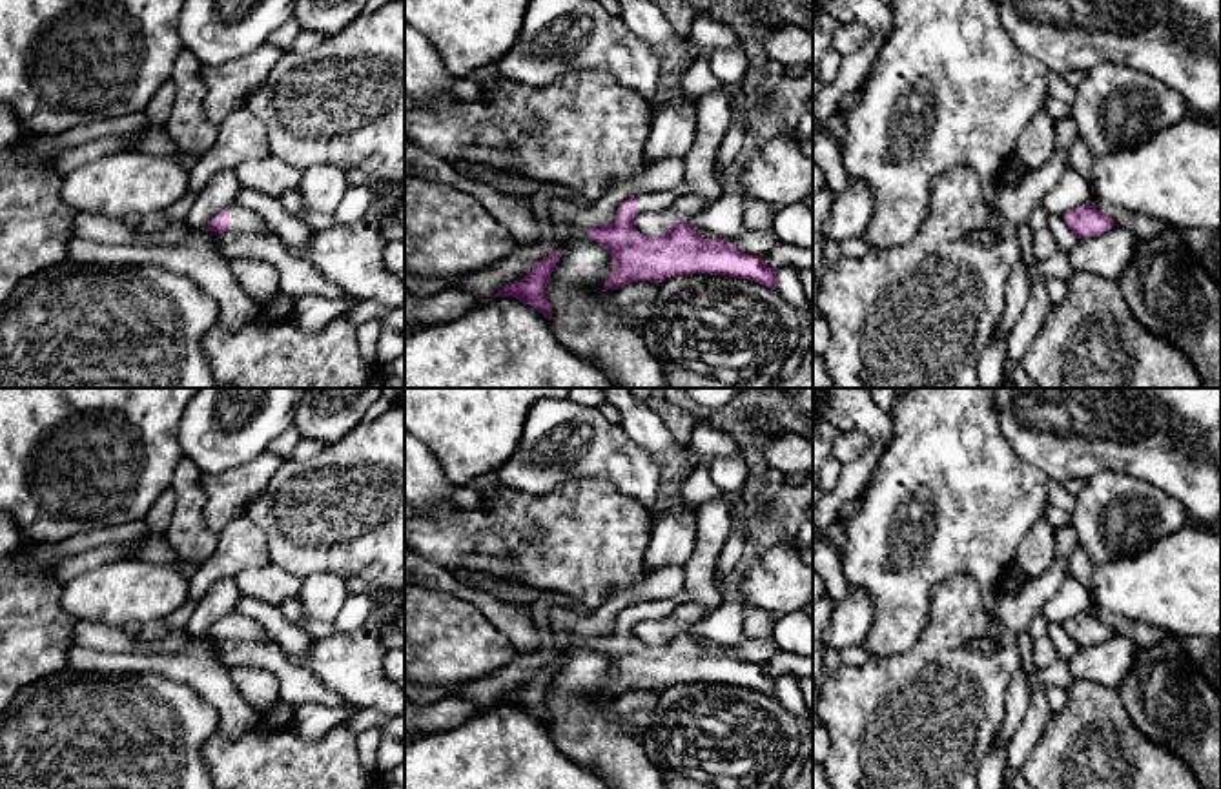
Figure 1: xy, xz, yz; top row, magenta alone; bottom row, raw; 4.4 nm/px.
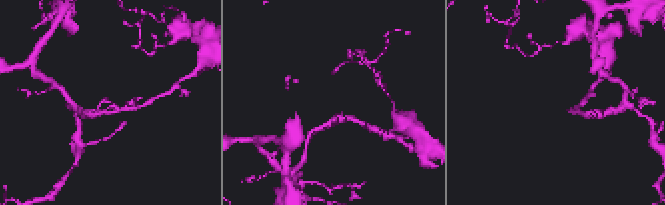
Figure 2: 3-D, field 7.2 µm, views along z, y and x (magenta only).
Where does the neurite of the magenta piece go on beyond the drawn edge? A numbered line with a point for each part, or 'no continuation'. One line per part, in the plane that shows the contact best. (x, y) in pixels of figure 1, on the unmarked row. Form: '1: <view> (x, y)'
1: xy (241, 627)

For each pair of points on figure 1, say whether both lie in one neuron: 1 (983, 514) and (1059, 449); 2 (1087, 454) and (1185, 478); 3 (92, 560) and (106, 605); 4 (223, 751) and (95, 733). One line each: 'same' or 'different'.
1: different
2: same
3: different
4: different

